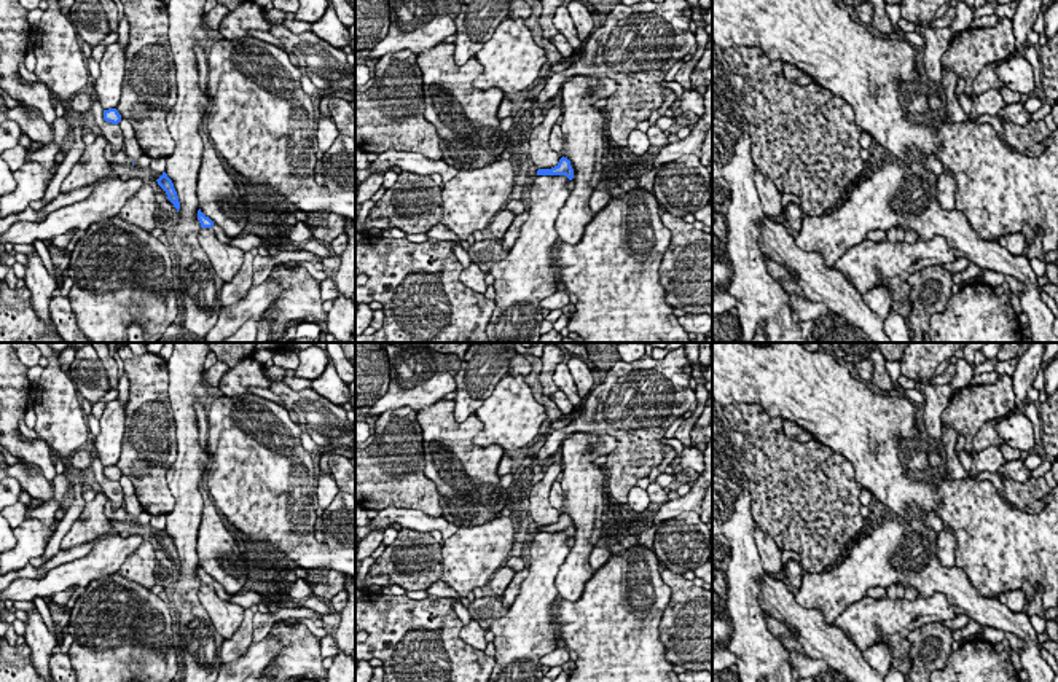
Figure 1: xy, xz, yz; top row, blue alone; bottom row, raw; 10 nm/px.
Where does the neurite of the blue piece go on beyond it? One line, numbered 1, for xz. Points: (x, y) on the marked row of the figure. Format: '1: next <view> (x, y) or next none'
1: next none

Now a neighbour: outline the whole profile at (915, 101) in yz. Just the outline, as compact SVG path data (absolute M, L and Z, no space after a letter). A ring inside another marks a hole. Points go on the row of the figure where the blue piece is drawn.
M918 84L902 88L902 105L910 118L921 118L929 108L927 91Z

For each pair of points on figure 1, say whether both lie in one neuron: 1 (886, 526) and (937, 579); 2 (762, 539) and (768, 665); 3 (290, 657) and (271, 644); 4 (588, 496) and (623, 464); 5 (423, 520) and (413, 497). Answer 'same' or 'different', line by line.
1: same
2: different
3: different
4: different
5: different

